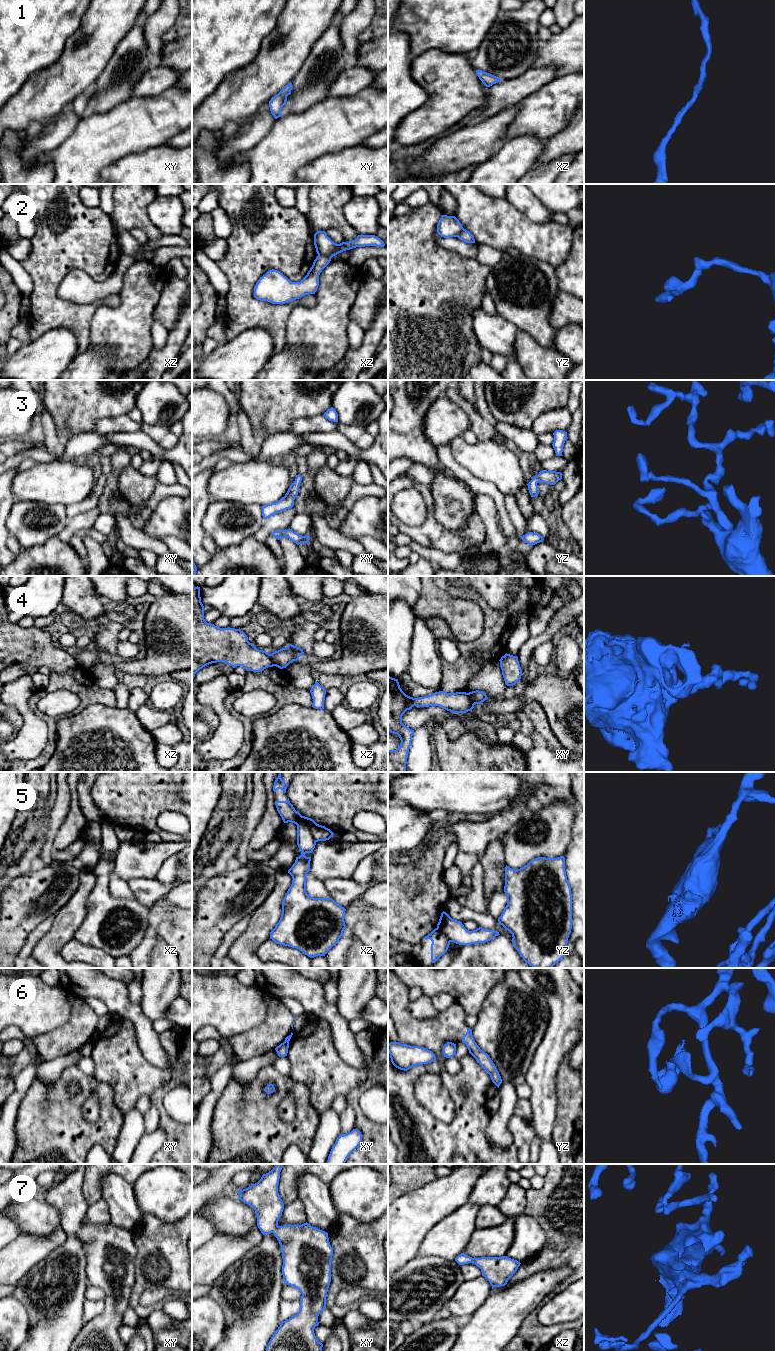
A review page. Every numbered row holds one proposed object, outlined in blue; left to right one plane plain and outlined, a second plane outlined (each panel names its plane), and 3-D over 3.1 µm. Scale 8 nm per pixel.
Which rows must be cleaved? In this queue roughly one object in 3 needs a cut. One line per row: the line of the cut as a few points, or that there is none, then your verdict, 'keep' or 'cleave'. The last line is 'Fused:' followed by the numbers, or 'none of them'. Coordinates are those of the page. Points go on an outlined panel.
1: cut none; keep
2: cut xz (318, 255), (326, 255), (330, 258); cleave
3: cut none; keep
4: cut xz (270, 654), (275, 665); cleave
5: cut xz (297, 824), (306, 824), (316, 841); cleave
6: cut xy (284, 1041), (288, 1042); cleave
7: cut none; keep
Fused: 2, 4, 5, 6

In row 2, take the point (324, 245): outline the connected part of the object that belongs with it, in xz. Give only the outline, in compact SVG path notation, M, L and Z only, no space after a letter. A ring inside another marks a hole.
M317 231L314 234L314 245L318 256L333 256L356 247L376 246L384 247L384 242L375 235L358 235L353 241L334 243L325 231Z

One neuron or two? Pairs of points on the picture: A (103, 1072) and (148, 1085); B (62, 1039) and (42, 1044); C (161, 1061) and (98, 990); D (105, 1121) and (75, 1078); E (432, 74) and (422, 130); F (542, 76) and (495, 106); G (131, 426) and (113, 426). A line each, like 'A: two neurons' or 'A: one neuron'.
A: one neuron
B: one neuron
C: one neuron
D: one neuron
E: one neuron
F: one neuron
G: one neuron

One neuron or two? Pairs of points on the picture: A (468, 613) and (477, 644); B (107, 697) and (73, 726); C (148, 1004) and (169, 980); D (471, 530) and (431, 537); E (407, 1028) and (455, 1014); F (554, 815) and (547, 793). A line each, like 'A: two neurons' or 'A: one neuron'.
A: two neurons
B: two neurons
C: one neuron
D: one neuron
E: one neuron
F: two neurons

